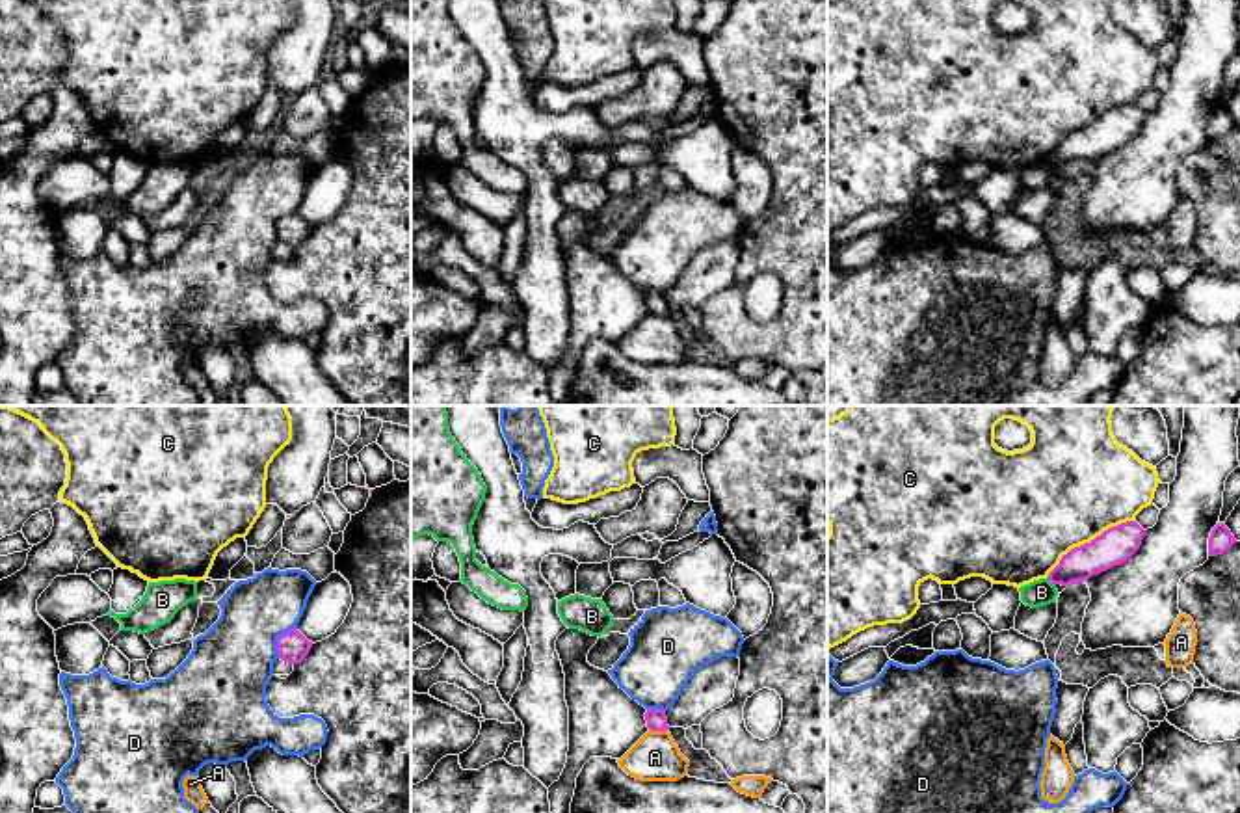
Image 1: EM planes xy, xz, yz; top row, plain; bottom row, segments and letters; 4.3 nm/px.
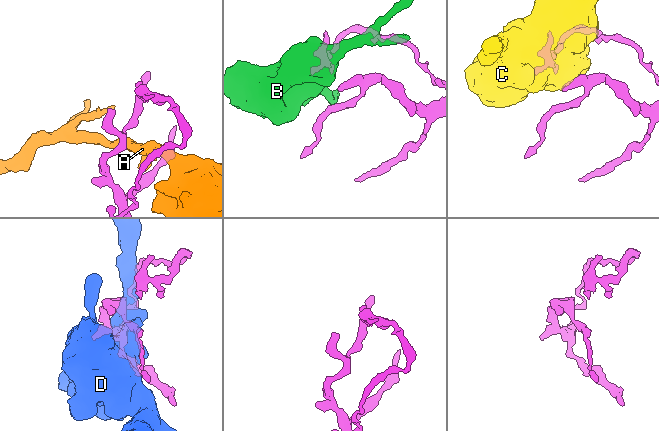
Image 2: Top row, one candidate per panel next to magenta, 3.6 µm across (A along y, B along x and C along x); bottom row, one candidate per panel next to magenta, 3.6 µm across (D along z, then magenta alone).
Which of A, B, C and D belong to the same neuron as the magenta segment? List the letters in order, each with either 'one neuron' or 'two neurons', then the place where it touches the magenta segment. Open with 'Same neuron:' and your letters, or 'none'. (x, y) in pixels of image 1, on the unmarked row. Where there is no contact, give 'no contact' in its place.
Same neuron: none
A: two neurons; meets magenta in xz at (659, 313)
B: two neurons; meets magenta in yz at (1051, 164)
C: two neurons; meets magenta in yz at (1090, 125)
D: two neurons; meets magenta in xy at (277, 222)

